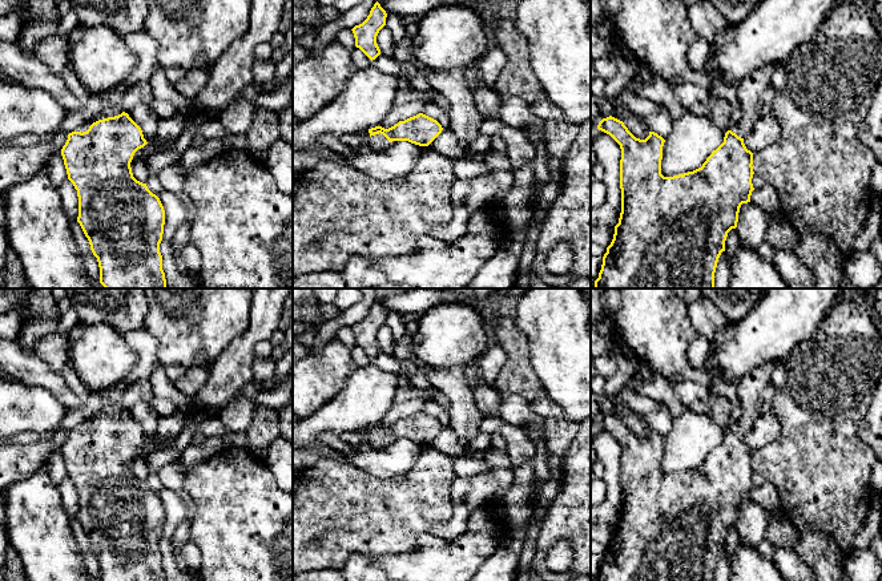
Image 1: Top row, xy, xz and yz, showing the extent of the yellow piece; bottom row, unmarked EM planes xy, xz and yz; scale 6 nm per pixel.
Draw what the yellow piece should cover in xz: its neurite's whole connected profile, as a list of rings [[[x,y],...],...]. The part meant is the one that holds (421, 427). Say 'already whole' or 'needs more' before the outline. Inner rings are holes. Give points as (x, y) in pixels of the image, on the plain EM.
needs more; [[[419,411],[388,427],[382,424],[368,427],[367,440],[374,448],[380,448],[392,439],[408,439],[419,444],[428,444],[442,428],[443,425],[436,417]]]

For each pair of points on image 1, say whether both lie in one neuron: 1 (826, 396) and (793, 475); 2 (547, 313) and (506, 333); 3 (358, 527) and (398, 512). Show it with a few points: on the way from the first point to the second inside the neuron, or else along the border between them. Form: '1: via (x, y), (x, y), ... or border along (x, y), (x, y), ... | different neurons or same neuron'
1: via (818, 416), (818, 450), (813, 455) | same neuron
2: border along (510, 310), (516, 326), (527, 338), (530, 355) | different neurons
3: via (367, 517), (389, 515) | same neuron

